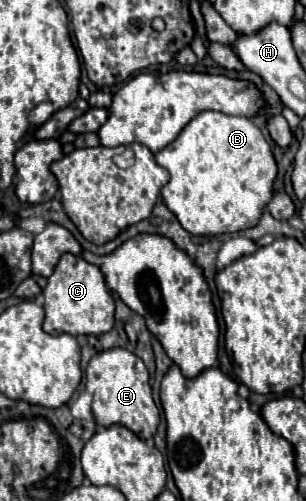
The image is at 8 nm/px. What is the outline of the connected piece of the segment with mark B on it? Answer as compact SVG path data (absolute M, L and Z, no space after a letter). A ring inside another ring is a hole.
M213 110L201 112L183 128L177 140L155 154L155 160L171 174L169 182L161 190L161 196L179 224L191 234L217 236L223 232L231 234L247 230L259 222L259 214L263 214L267 202L271 202L273 182L277 178L277 162L273 160L271 146L267 144L265 136L249 118L227 116Z

